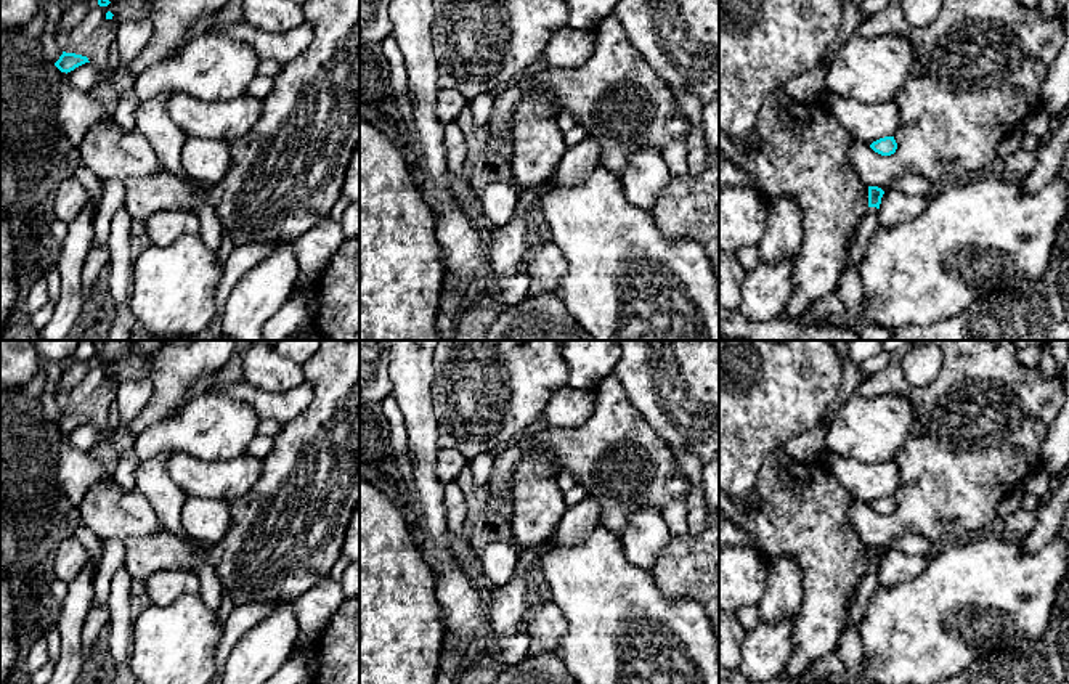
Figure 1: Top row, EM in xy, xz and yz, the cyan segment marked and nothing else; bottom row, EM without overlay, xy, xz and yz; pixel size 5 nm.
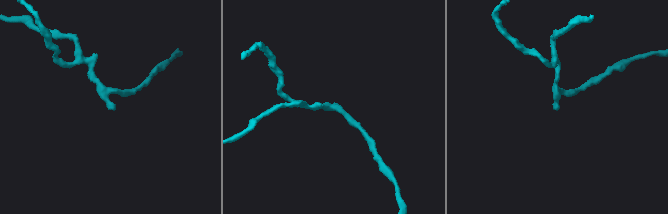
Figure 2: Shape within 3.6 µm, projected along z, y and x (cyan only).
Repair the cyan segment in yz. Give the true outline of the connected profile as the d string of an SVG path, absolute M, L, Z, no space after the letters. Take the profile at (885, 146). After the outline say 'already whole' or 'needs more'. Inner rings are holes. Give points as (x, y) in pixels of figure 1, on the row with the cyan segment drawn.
M884 136L884 138L873 141L870 148L881 156L891 156L896 153L897 143L894 136Z; already whole

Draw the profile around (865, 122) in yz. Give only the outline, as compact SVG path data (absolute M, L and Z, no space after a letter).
M828 93L825 106L854 141L867 145L892 136L899 124L899 109L894 100L862 103Z

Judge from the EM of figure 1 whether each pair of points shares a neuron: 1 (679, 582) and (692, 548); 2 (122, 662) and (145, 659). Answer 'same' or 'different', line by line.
1: same
2: different

